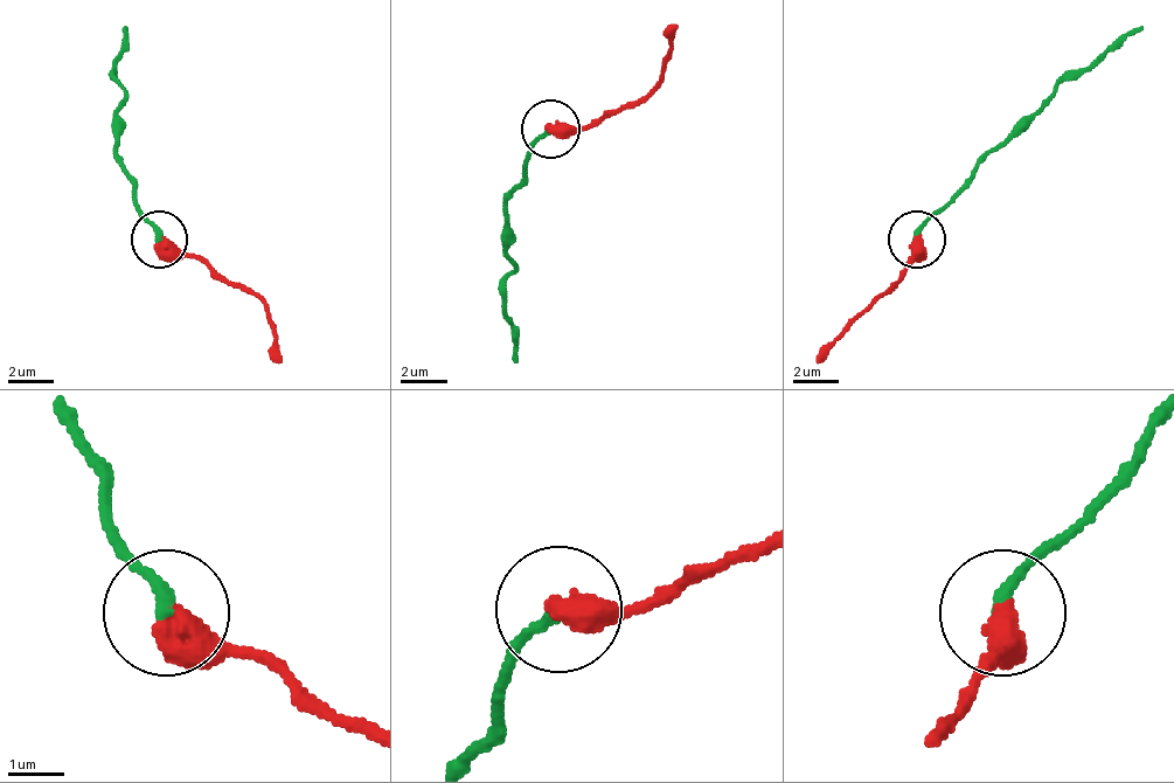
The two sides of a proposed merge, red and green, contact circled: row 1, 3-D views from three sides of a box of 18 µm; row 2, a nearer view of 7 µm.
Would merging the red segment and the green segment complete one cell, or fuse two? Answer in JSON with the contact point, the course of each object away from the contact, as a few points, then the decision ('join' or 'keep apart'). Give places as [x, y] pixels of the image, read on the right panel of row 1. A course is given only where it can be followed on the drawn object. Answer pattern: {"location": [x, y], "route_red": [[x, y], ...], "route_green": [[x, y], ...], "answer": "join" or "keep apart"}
{"location": [917, 240], "route_red": [[918, 237], [896, 283], [815, 364]], "route_green": [[918, 237], [992, 152], [1055, 89], [1089, 73], [1140, 27]], "answer": "join"}

